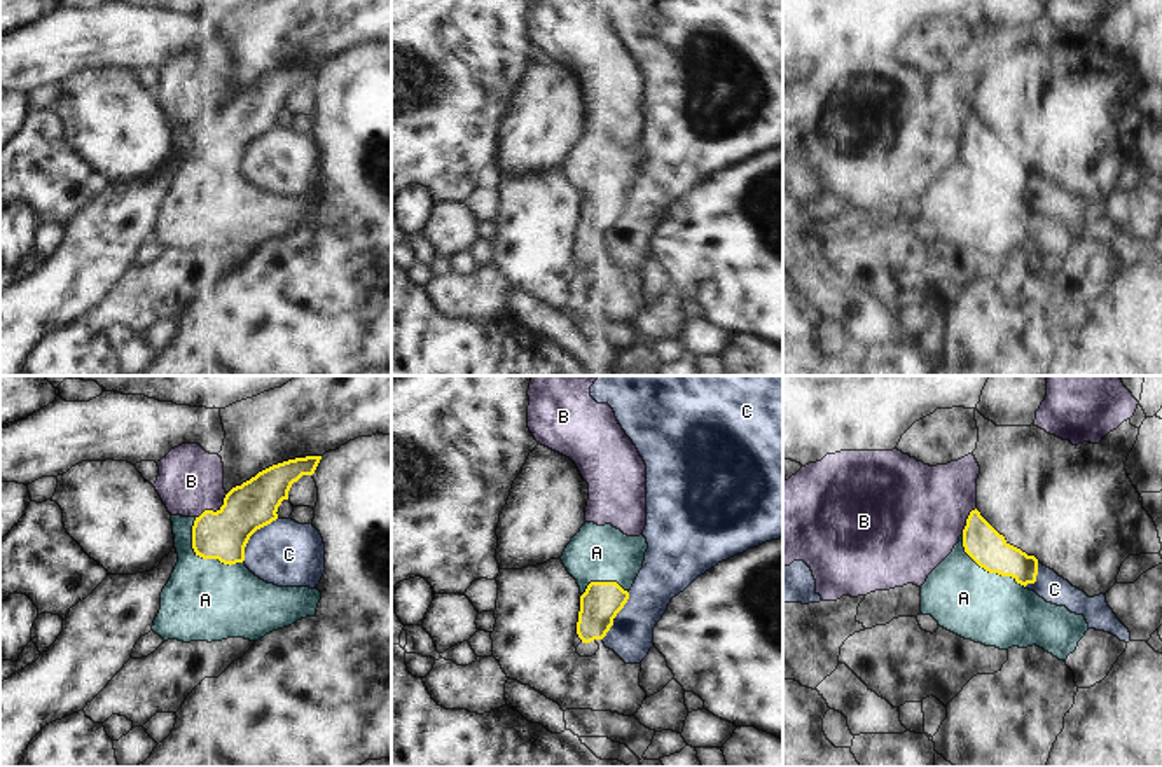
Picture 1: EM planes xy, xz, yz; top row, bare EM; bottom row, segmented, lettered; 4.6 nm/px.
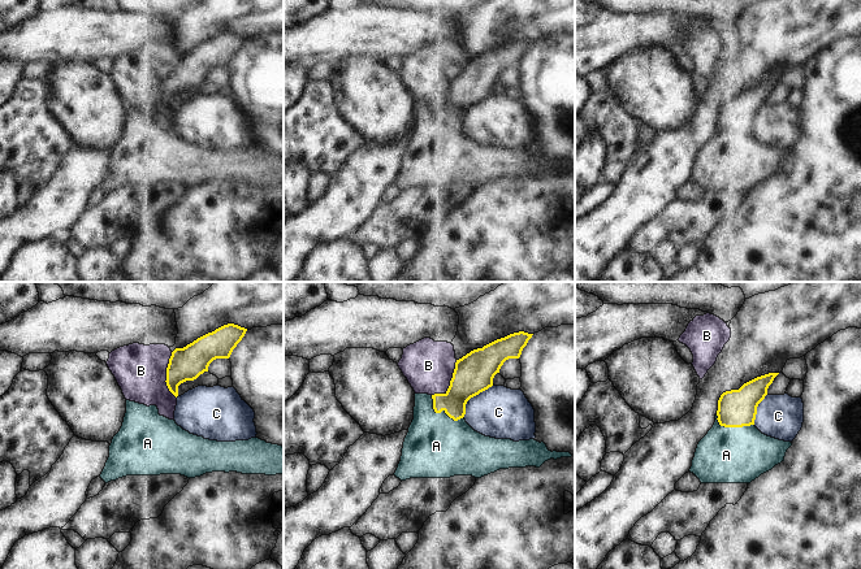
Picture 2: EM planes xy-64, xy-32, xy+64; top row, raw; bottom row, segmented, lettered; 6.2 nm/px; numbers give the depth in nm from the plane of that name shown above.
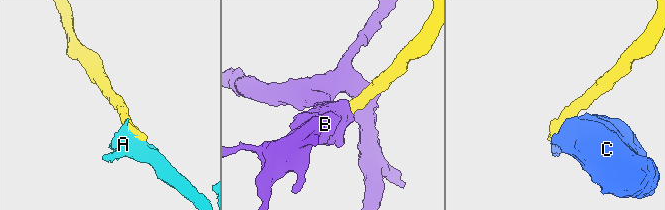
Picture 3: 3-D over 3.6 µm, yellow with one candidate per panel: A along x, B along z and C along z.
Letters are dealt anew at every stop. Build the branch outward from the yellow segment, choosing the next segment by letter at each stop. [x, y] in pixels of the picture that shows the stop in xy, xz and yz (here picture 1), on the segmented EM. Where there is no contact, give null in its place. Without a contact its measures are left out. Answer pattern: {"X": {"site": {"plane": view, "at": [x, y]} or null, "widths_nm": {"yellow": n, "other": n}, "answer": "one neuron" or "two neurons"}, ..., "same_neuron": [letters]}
{"A": {"site": {"plane": "xy", "at": [201, 556]}, "widths_nm": {"yellow": 220, "other": 380}, "answer": "one neuron"}, "B": {"site": {"plane": "xy", "at": [212, 511]}, "widths_nm": {"yellow": 220, "other": 300}, "answer": "two neurons"}, "C": {"site": {"plane": "xy", "at": [250, 535]}, "widths_nm": {"yellow": 220, "other": 300}, "answer": "two neurons"}, "same_neuron": ["A"]}

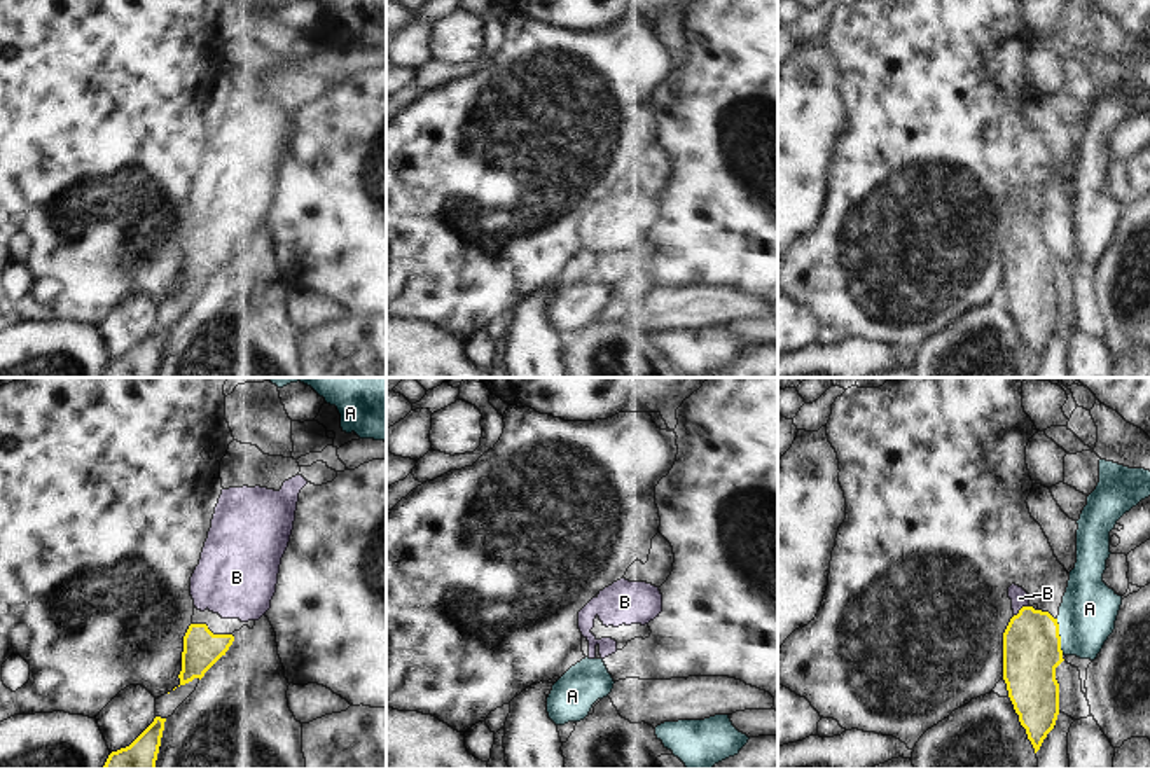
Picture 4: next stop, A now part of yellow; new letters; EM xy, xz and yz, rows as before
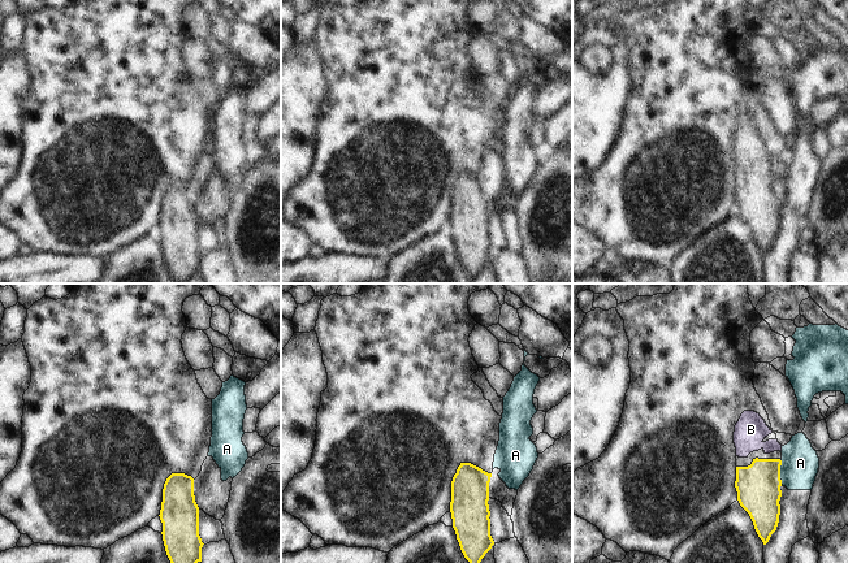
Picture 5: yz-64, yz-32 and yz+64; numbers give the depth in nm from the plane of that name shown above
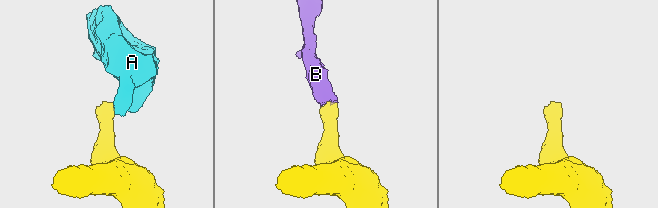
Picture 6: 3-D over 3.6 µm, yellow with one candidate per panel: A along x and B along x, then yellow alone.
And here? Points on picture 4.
{"A": {"site": {"plane": "yz", "at": [1059, 637]}, "widths_nm": {"yellow": 280, "other": 260}, "answer": "two neurons"}, "B": {"site": {"plane": "yz", "at": [1021, 609]}, "widths_nm": {"yellow": 280, "other": 80}, "answer": "one neuron"}, "same_neuron": ["B"]}

